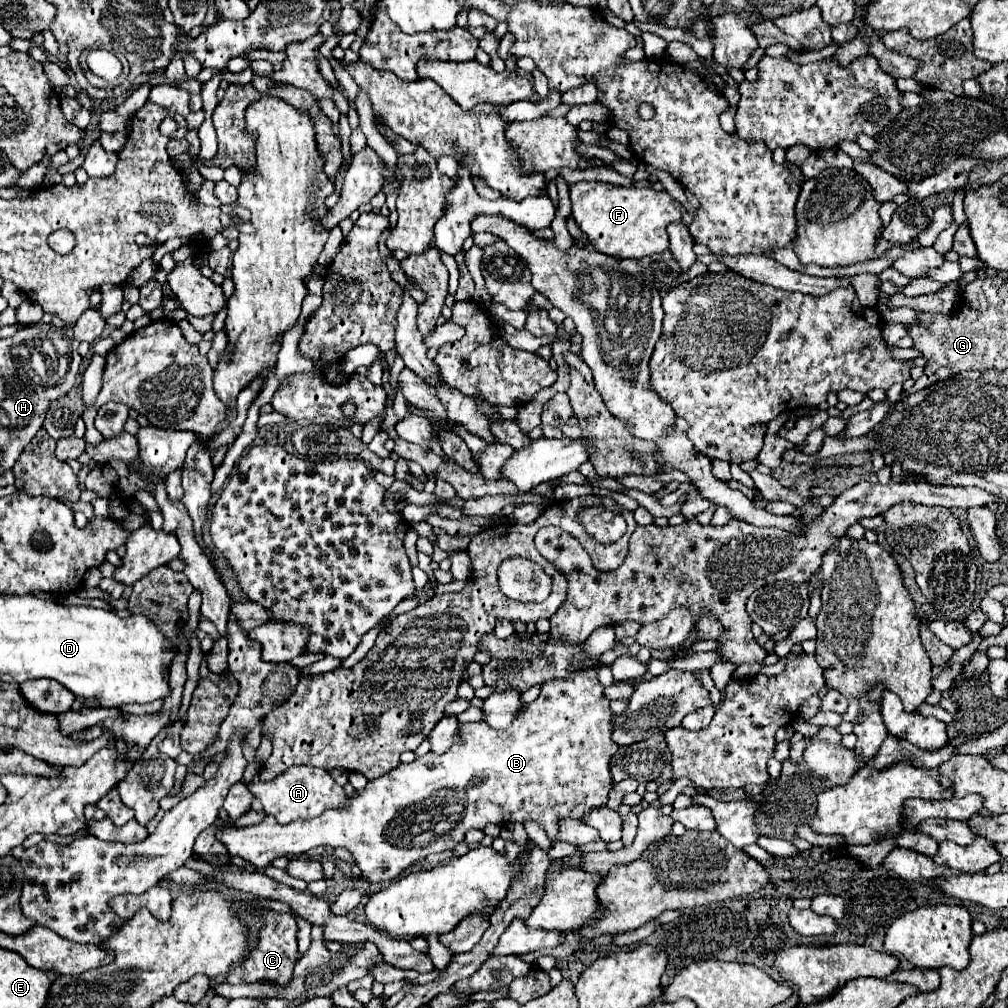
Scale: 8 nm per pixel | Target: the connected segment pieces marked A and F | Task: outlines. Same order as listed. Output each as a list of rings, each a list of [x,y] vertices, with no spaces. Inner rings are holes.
[[[290,767],[286,773],[268,783],[246,783],[256,799],[260,799],[264,811],[276,817],[278,823],[290,823],[294,819],[312,819],[330,807],[338,807],[346,801],[344,789],[330,777],[326,769],[318,767]]]
[[[580,181],[570,185],[570,201],[574,221],[594,249],[616,259],[642,259],[670,249],[666,227],[672,221],[682,221],[682,213],[686,211],[684,205],[666,191],[656,191],[652,187],[618,187],[602,181]]]

